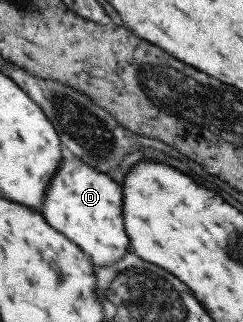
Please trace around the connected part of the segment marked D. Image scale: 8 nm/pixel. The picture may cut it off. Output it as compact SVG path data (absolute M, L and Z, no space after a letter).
M64 159L50 180L48 192L42 200L41 212L54 229L79 245L96 267L114 266L132 249L128 231L124 229L122 203L124 195L120 183L82 159Z

